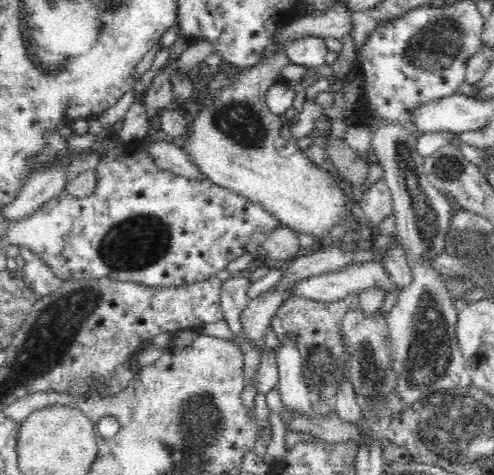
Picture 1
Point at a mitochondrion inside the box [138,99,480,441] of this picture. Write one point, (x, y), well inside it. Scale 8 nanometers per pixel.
(425, 366)

